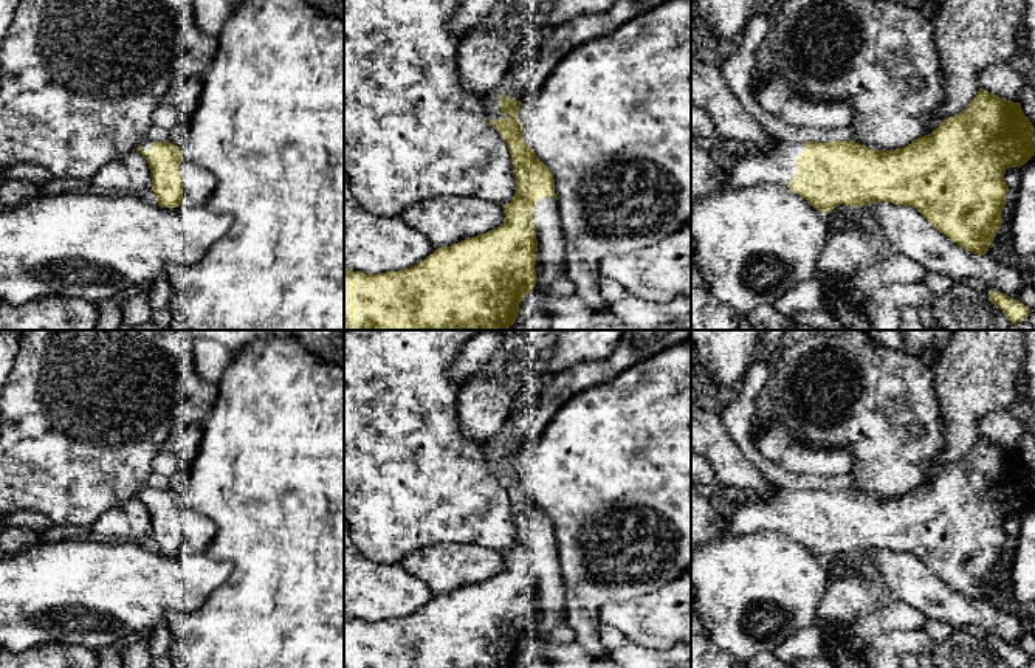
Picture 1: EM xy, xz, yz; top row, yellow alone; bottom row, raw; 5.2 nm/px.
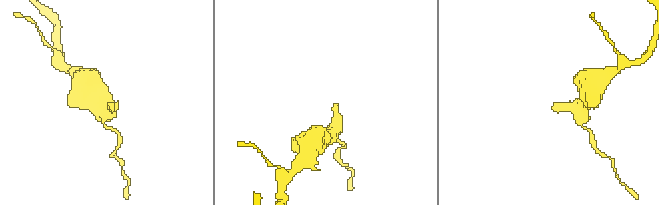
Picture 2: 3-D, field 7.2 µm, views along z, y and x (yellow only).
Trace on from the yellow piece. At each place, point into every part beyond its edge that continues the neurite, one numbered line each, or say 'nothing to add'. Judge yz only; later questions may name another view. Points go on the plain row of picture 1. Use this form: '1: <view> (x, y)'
1: yz (778, 512)

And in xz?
1: xz (515, 433)

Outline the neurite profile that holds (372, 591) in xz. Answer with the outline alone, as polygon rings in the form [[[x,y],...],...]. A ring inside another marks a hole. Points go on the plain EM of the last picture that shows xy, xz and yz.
[[[344,521],[344,614],[380,622],[411,615],[437,595],[400,564],[375,563],[353,544]]]

